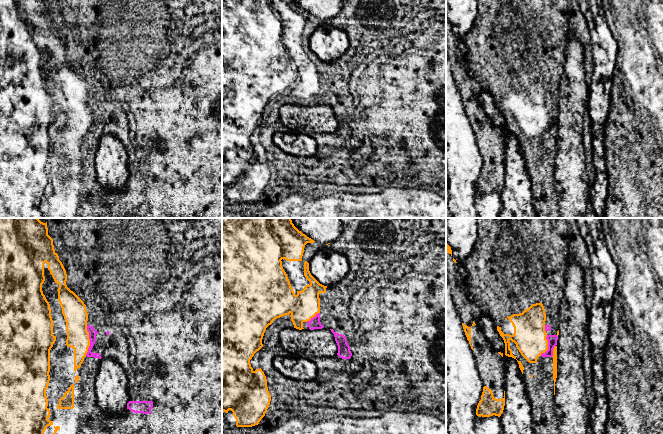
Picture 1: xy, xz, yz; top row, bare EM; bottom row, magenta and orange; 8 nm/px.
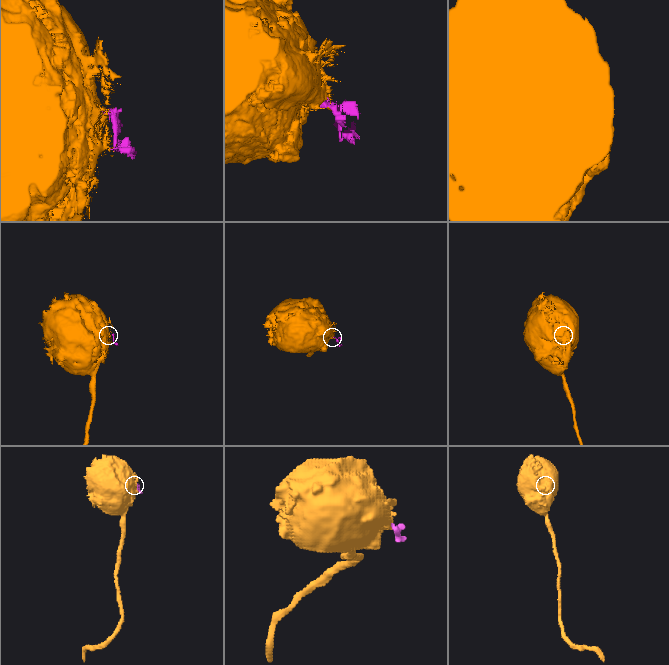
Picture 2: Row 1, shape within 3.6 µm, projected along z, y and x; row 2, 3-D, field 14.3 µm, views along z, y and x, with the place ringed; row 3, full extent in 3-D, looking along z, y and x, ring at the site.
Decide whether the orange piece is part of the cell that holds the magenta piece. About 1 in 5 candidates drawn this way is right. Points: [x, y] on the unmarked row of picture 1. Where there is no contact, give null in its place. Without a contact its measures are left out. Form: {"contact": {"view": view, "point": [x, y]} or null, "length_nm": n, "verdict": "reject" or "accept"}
{"contact": {"view": "xy", "point": [90, 116]}, "length_nm": 240, "verdict": "reject"}

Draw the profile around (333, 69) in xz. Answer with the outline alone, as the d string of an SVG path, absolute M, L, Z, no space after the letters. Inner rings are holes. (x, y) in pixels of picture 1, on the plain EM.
M333 60L326 64L325 69L319 70L320 89L334 89L335 77L350 77L351 73L340 66L339 60Z

